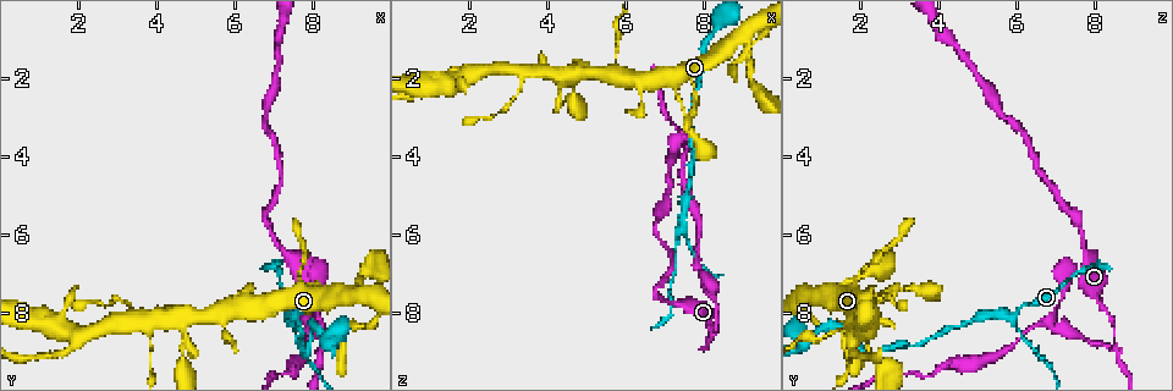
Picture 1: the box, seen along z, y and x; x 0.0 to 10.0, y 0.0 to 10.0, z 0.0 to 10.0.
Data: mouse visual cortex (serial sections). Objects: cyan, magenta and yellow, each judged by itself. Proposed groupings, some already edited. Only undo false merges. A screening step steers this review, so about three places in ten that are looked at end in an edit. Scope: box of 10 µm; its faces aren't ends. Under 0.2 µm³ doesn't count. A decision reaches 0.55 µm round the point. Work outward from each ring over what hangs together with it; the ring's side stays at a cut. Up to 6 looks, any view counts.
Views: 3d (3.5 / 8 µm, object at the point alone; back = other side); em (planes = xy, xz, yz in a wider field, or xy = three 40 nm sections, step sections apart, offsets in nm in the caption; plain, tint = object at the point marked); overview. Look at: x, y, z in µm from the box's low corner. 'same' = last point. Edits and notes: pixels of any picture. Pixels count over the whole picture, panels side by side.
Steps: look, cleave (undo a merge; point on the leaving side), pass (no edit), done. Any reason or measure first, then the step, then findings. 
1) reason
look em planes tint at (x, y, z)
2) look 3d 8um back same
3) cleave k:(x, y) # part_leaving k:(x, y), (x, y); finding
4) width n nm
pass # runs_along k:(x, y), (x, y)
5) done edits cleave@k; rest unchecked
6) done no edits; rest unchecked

sudden change in width
look 3d 3.5um at (4.65, 8.10, 1.95)

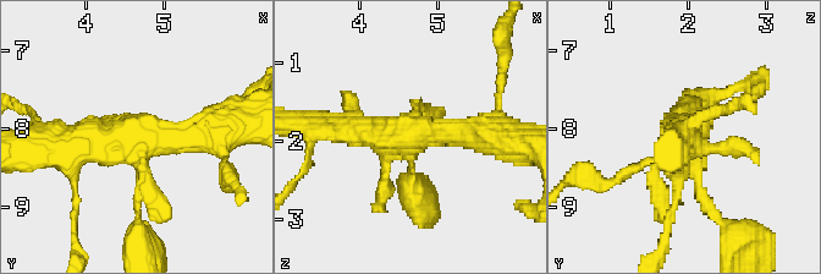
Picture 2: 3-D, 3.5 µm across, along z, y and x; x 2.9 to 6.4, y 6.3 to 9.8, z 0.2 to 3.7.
now the EM
look em xy step 2 tint at (4.70, 8.10, 1.90)

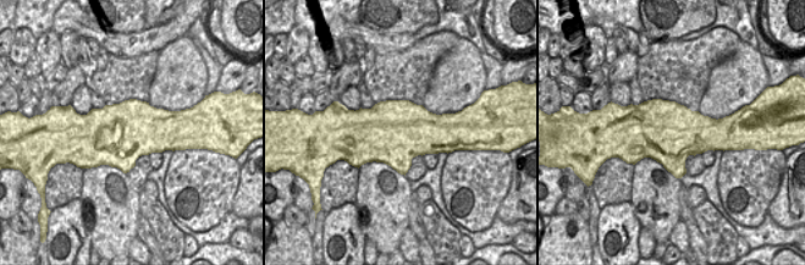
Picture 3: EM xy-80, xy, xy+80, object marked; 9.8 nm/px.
width 650 nm
pass # runs_along 2:(221, 129), (60, 151); all the same cell

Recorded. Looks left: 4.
side arm on a straight run
look 3d 3.5um at (2.10, 8.65, 1.80)

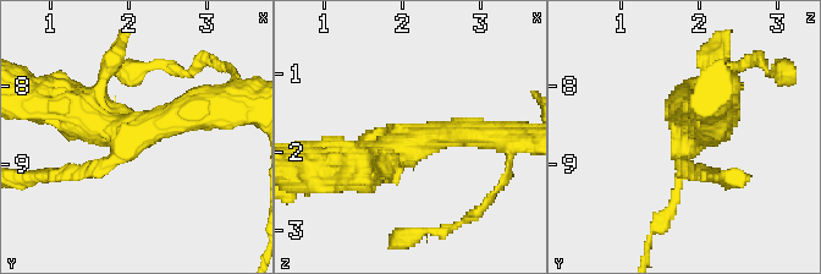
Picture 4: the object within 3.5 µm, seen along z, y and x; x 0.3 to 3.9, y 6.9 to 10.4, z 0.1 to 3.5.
arms 3; arm_widths 200, 400, 600 nm
look em xy step 3 plain at (2.05, 8.65, 1.90)

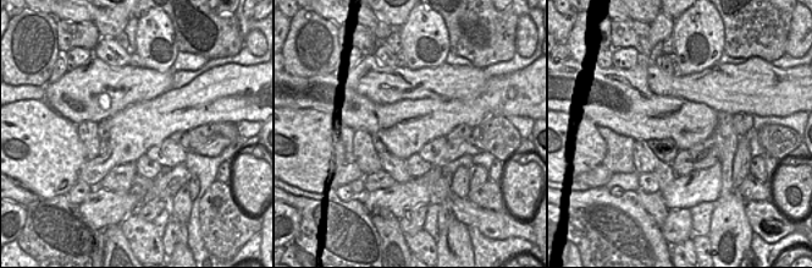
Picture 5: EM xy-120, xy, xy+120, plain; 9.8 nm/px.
with the object marked
look em xy step 3 tint same

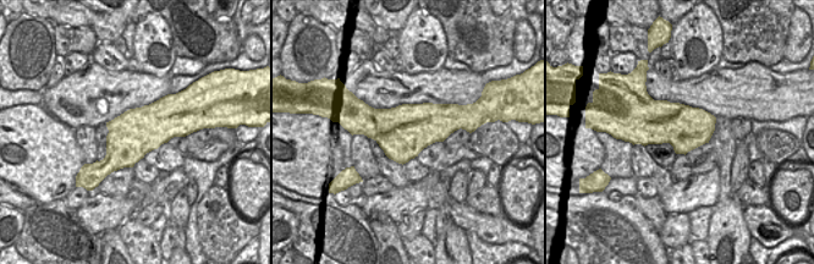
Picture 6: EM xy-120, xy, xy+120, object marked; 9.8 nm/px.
pass # runs_along 4:(480, 135), (406, 141), (337, 173); all the same cell

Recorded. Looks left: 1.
done no edits; rest unchecked

